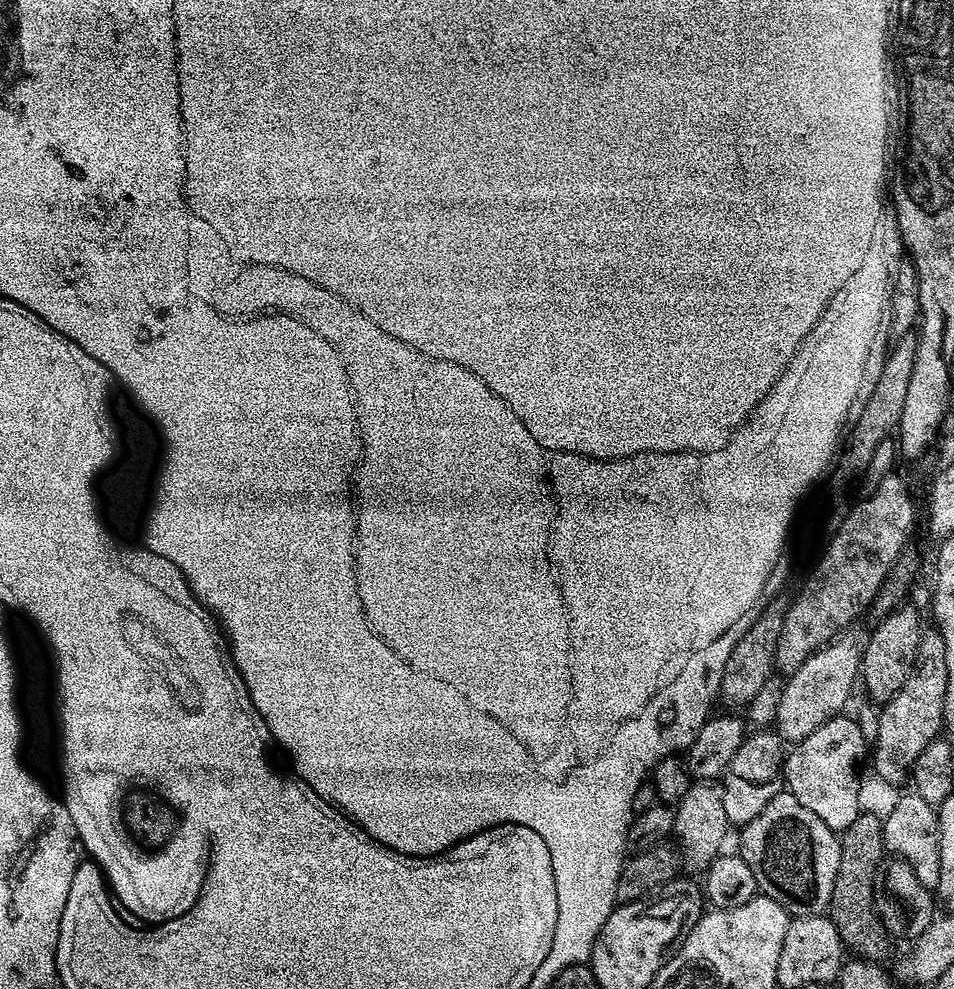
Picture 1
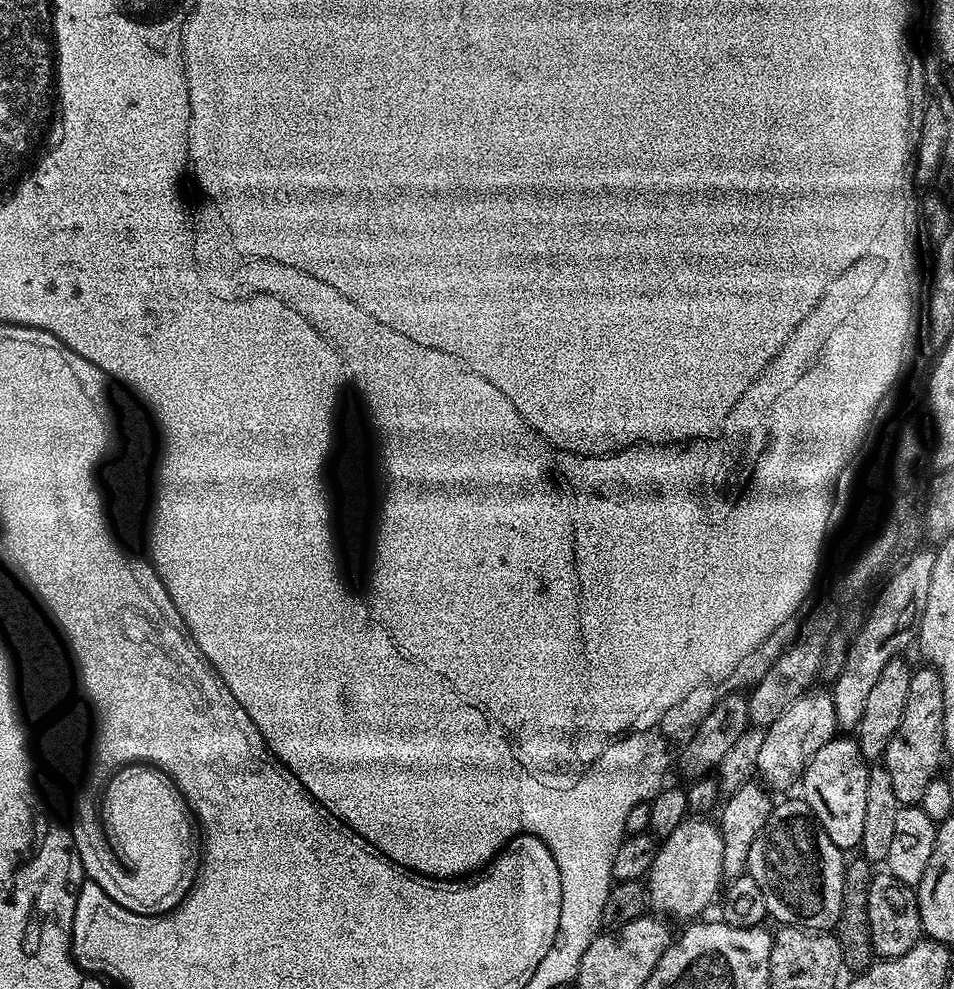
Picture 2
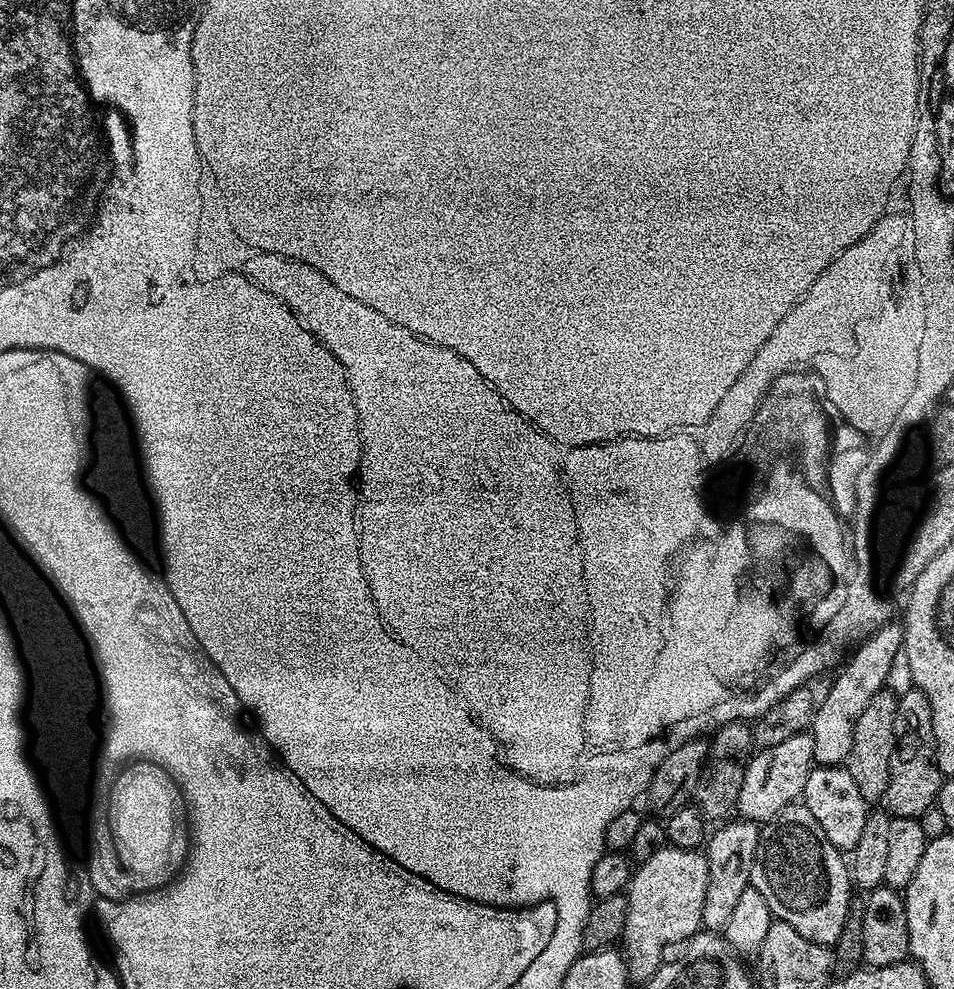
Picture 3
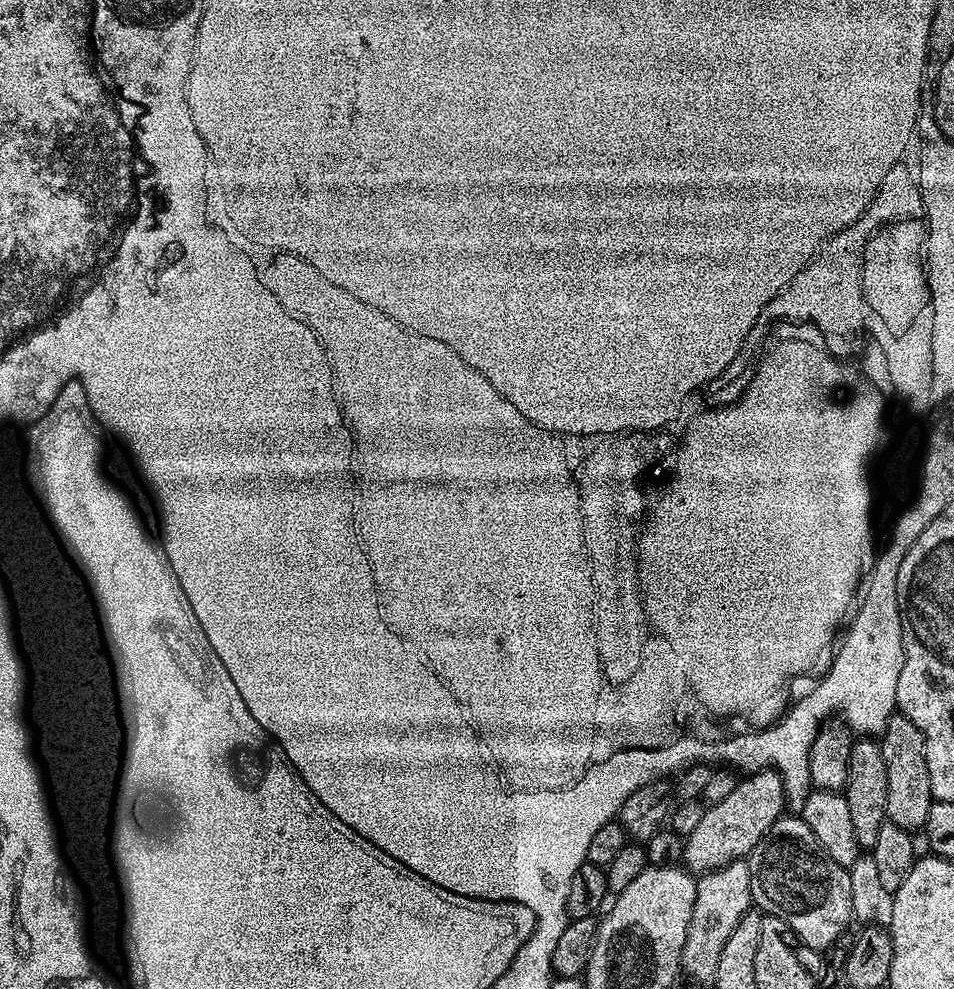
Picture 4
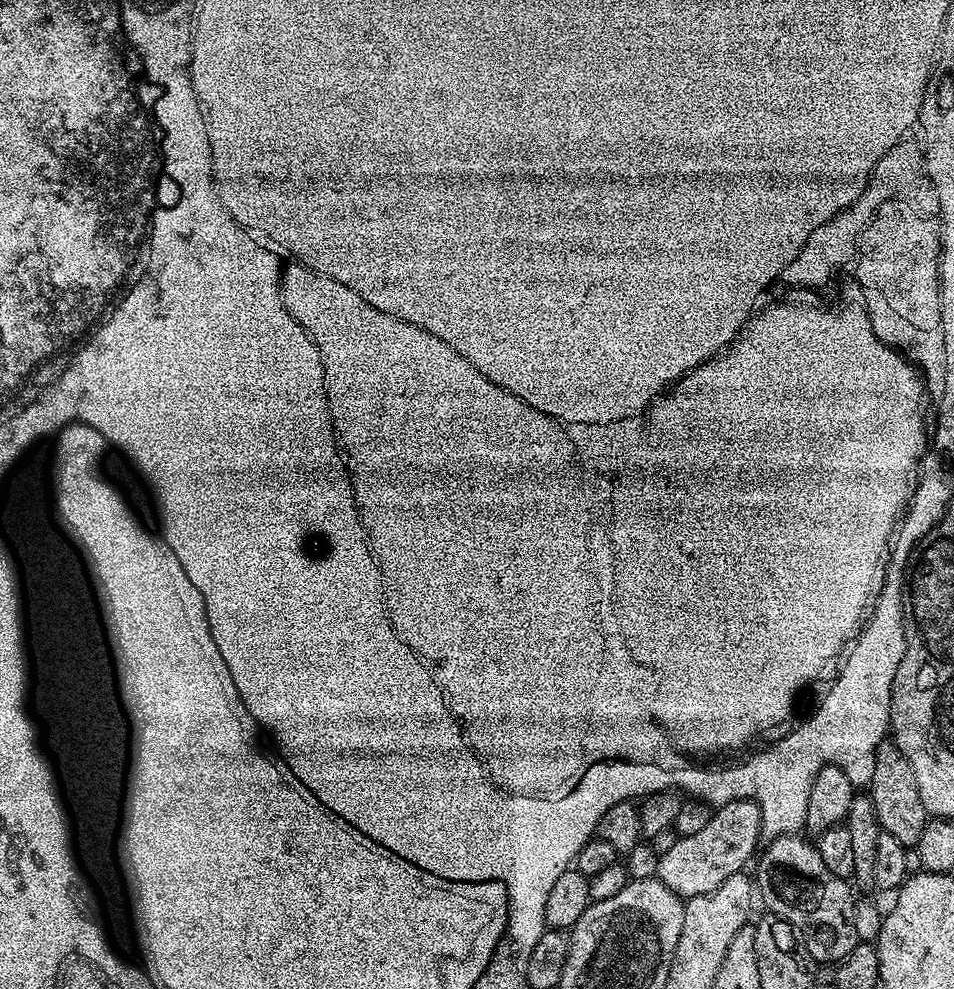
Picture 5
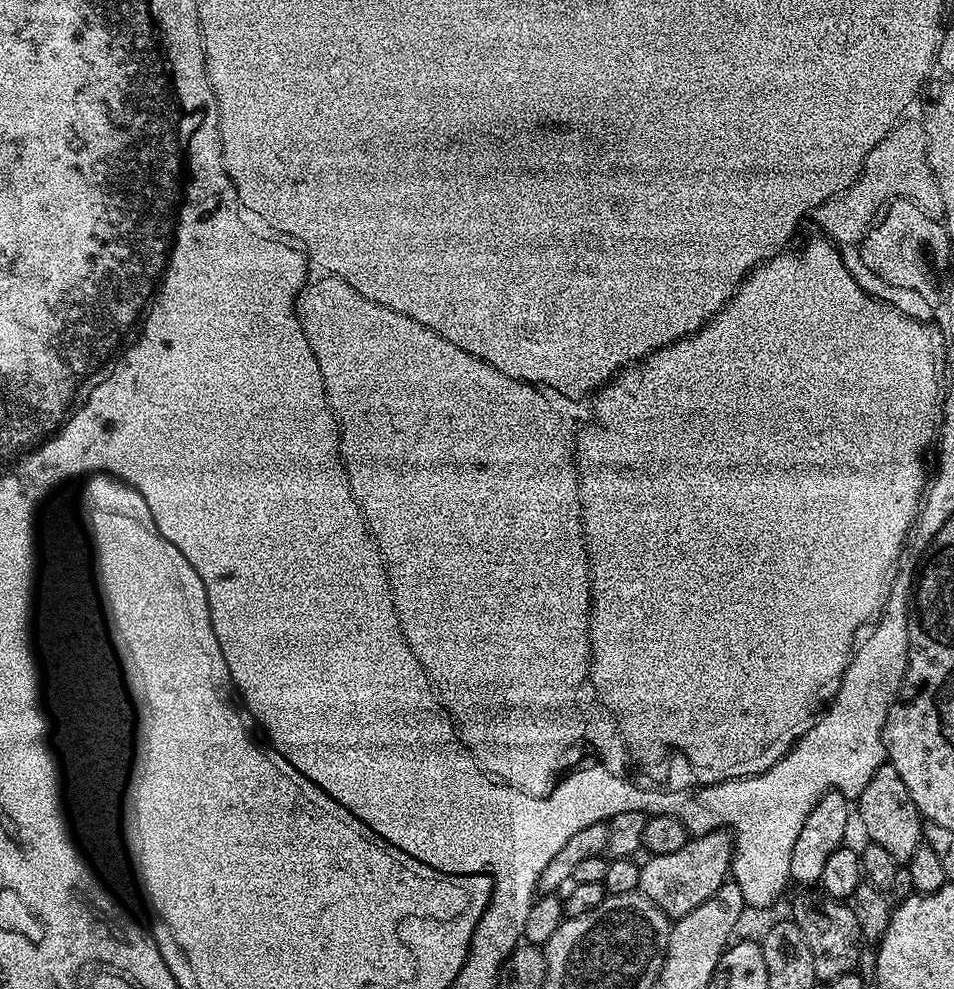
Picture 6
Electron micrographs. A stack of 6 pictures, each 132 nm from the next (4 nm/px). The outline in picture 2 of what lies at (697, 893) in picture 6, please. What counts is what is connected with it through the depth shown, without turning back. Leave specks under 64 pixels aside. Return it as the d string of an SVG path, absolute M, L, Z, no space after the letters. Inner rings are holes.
M831 691L805 692L803 696L790 702L790 706L786 706L786 710L778 714L773 724L768 725L756 762L755 771L759 779L772 790L788 788L791 784L793 787L799 781L810 758L814 758L814 754L818 754L818 750L822 750L822 746L826 746L826 742L833 739L837 730Z

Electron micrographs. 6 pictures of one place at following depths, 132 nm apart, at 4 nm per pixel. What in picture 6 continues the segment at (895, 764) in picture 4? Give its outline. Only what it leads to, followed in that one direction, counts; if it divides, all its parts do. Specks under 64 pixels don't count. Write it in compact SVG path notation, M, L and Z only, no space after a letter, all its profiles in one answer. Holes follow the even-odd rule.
M890 763L874 770L874 778L866 782L866 790L858 797L860 804L860 824L864 827L867 839L871 843L883 846L898 862L907 862L918 851L924 840L925 821L920 815L918 806L914 806L914 798L910 798L910 790L906 790L906 782L898 776L898 770Z

